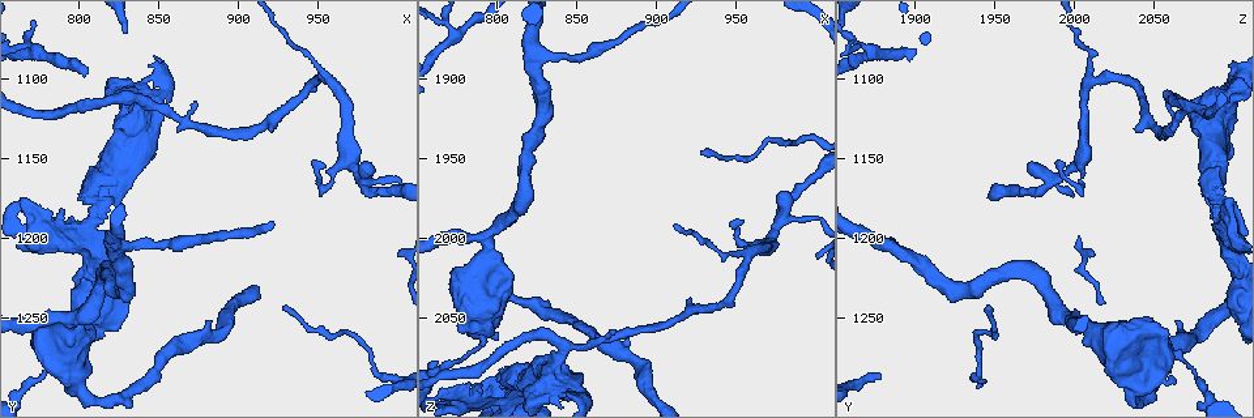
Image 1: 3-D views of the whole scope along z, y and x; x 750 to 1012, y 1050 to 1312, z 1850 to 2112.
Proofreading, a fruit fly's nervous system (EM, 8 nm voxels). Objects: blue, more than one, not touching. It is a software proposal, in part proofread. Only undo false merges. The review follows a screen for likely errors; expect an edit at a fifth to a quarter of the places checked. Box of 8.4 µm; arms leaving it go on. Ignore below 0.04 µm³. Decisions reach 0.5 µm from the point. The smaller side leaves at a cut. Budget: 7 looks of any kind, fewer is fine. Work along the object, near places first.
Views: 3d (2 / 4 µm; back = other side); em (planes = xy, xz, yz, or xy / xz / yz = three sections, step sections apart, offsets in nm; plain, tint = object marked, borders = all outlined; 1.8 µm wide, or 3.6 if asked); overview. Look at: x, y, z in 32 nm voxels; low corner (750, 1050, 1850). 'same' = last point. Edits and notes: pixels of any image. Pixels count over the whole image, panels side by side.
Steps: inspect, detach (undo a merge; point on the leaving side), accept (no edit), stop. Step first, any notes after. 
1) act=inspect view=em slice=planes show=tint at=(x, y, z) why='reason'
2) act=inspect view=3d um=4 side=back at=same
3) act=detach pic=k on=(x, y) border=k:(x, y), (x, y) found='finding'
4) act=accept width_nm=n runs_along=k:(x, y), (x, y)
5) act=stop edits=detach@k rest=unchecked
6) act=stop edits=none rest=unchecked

act=inspect view=em slice=planes show=tint at=(794, 1270, 2052) why='sudden change in width'

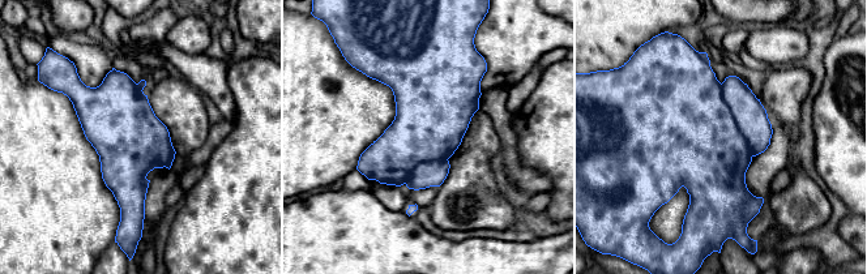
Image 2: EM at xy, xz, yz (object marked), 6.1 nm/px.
act=detach pic=2 on=(751, 116) border=2:(721, 84), (724, 99), (752, 155) found='a second neuron is stuck on'

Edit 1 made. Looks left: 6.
act=inspect view=em slice=planes show=tint at=(802, 1196, 2094) why='looks like a crossing'

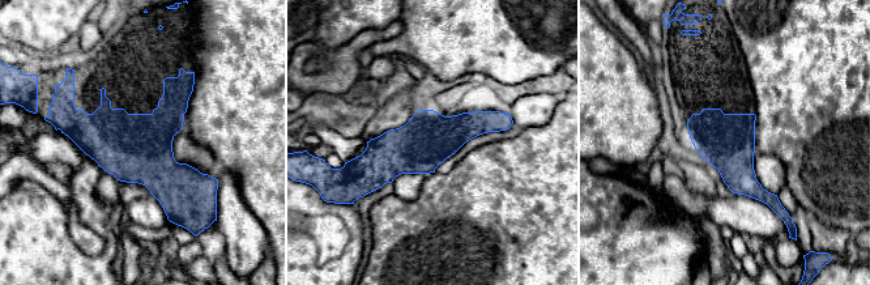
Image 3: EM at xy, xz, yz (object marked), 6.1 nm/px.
act=accept runs_along=3:(507, 119), (357, 162) found='one neuron here'

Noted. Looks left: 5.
act=inspect view=3d um=4 at=(956, 1100, 2010) why='two arms in line, one across'

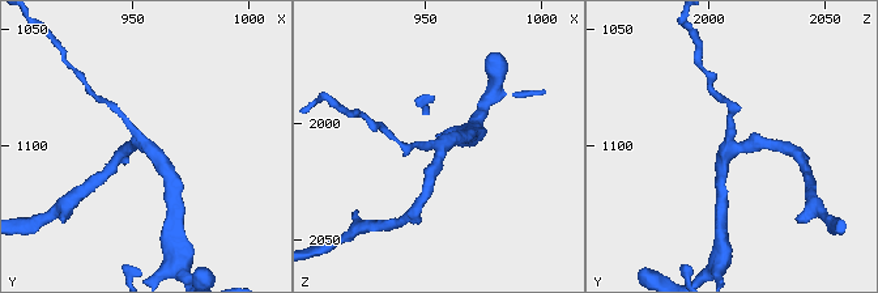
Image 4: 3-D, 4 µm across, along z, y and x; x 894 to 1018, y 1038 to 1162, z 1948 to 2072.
act=inspect view=em slice=planes show=tint at=(957, 1100, 2012) why='need the tissue'

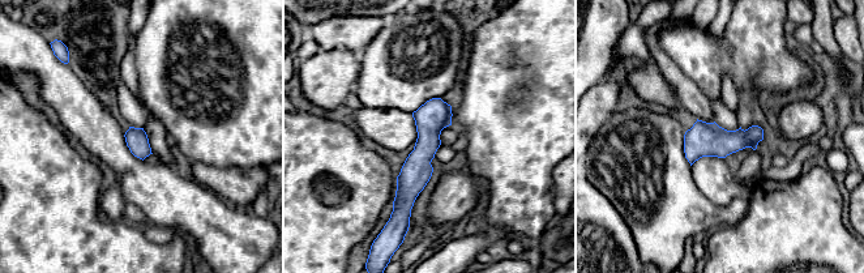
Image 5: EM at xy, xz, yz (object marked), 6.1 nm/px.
act=accept runs_along=5:(437, 101), (402, 210) found='all the same neuron'

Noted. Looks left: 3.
act=stop edits=detach@2 rest=unchecked

